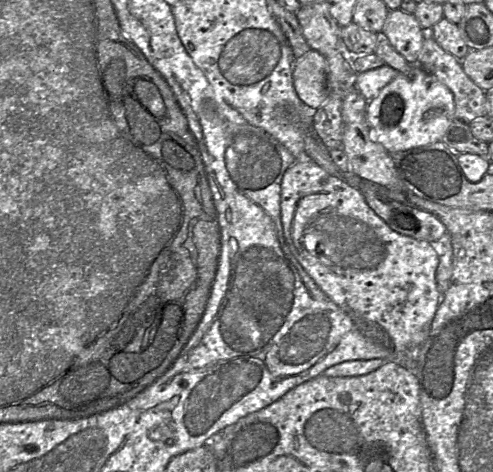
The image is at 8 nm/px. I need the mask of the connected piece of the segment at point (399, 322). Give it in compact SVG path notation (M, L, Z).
M296 161L284 173L281 181L281 222L285 242L300 265L313 279L316 285L343 311L345 311L370 338L393 349L395 355L416 353L429 336L431 325L443 295L437 288L436 271L439 253L436 245L425 240L400 234L392 230L366 203L363 195L355 187L337 178L313 161Z

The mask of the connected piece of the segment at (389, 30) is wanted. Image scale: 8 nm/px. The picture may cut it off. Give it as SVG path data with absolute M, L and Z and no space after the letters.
M392 10L385 22L382 35L409 64L418 64L424 44L425 31L414 14Z

